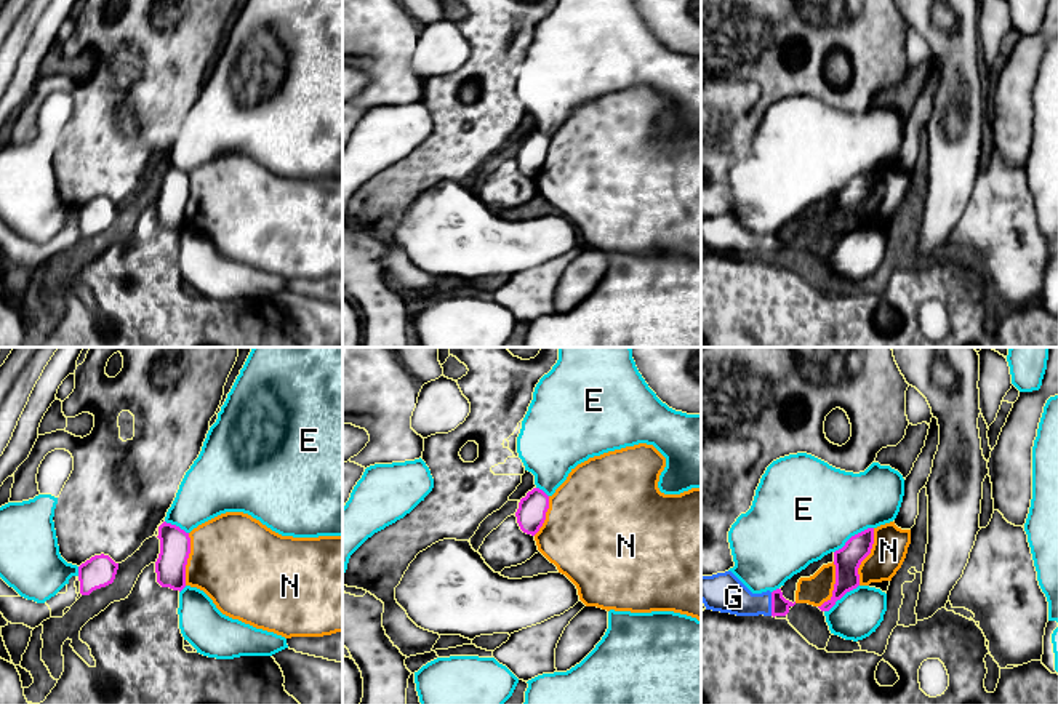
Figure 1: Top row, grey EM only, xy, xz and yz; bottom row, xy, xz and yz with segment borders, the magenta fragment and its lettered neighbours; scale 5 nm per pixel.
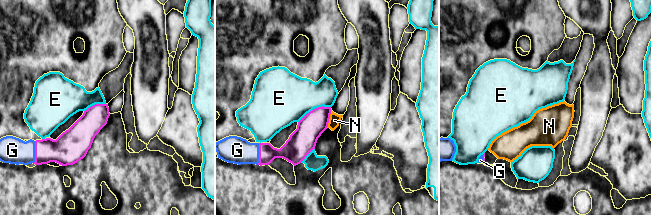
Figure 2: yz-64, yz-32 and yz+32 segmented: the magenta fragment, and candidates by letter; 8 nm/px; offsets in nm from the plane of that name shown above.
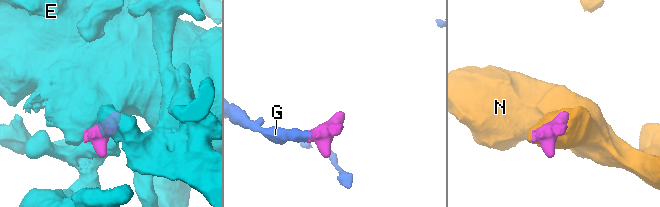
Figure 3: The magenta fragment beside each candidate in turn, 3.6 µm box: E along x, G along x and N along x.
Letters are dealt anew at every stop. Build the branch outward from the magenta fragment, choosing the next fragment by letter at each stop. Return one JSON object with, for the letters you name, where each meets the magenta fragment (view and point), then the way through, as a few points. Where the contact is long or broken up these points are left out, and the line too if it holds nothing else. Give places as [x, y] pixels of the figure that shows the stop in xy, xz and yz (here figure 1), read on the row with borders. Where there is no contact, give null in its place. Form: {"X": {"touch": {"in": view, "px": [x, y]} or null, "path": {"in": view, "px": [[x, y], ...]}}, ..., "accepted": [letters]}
{"G": {"touch": {"in": "yz", "px": [772, 604]}, "path": {"in": "yz", "px": [[780, 607], [772, 604], [745, 604], [724, 592]]}}, "accepted": ["G"]}

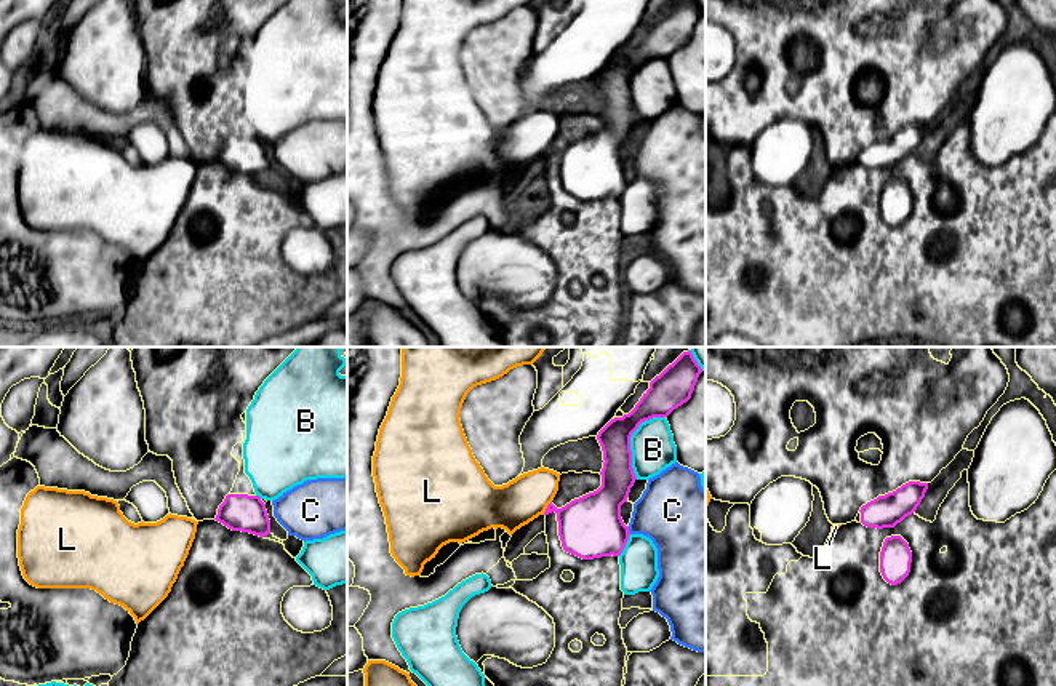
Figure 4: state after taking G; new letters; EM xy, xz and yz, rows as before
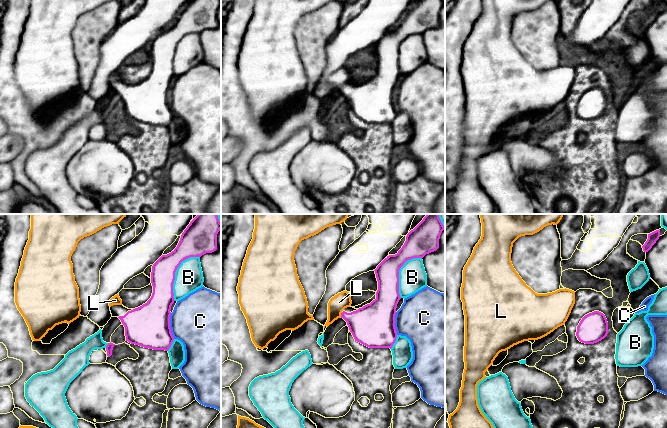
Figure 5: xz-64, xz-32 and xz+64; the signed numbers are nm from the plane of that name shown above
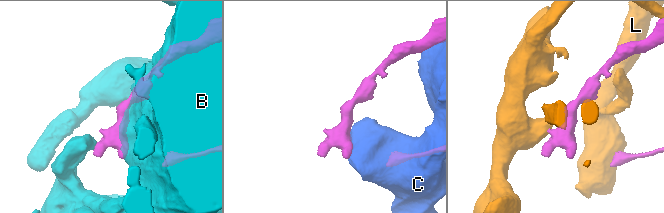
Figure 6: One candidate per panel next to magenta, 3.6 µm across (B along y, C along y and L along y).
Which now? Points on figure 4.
{"accepted": []}

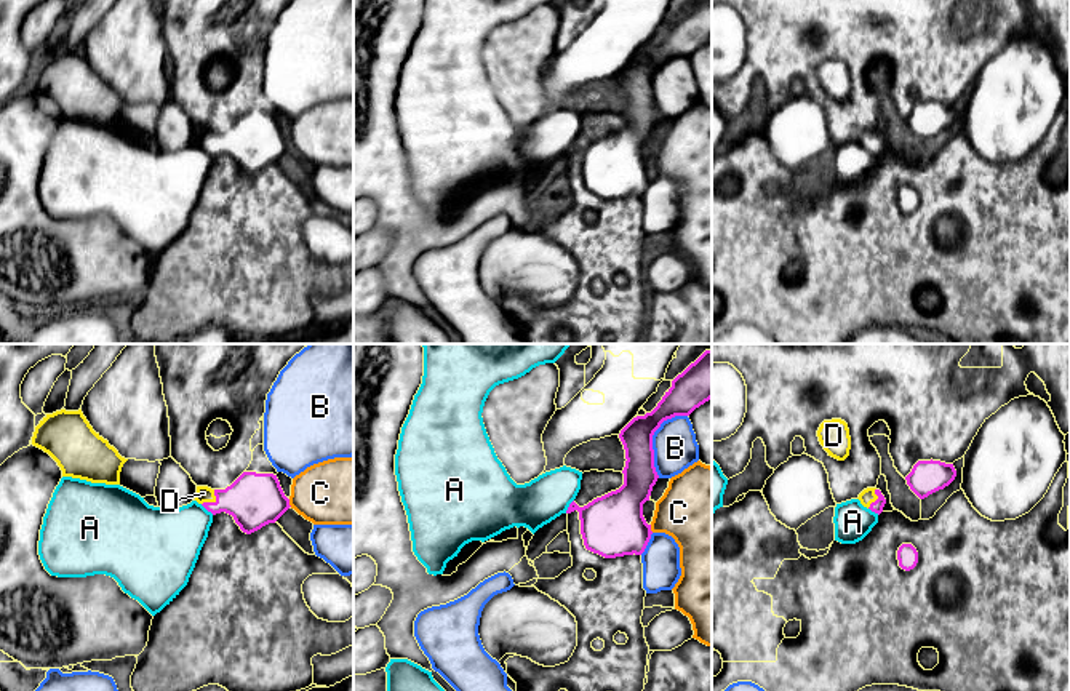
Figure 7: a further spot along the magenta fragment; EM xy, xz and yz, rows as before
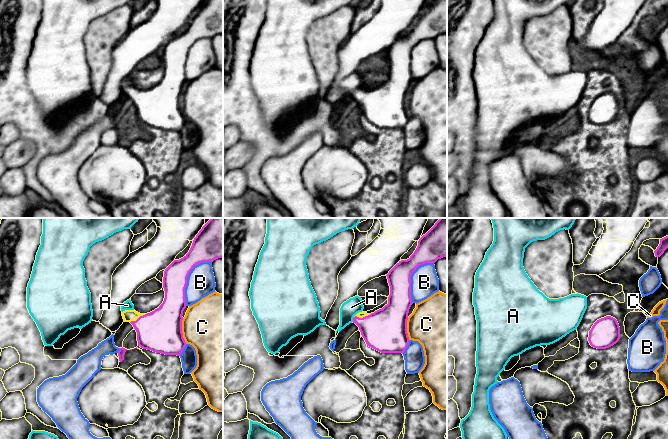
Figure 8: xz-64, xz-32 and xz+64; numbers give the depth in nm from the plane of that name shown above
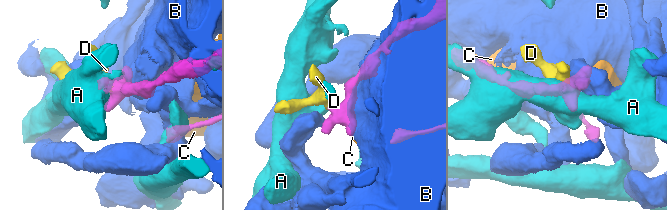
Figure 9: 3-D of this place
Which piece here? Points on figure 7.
{"D": {"touch": {"in": "xy", "px": [213, 503]}, "path": {"in": "xy", "px": [[255, 499], [213, 503], [203, 493]]}}, "accepted": ["D"]}

